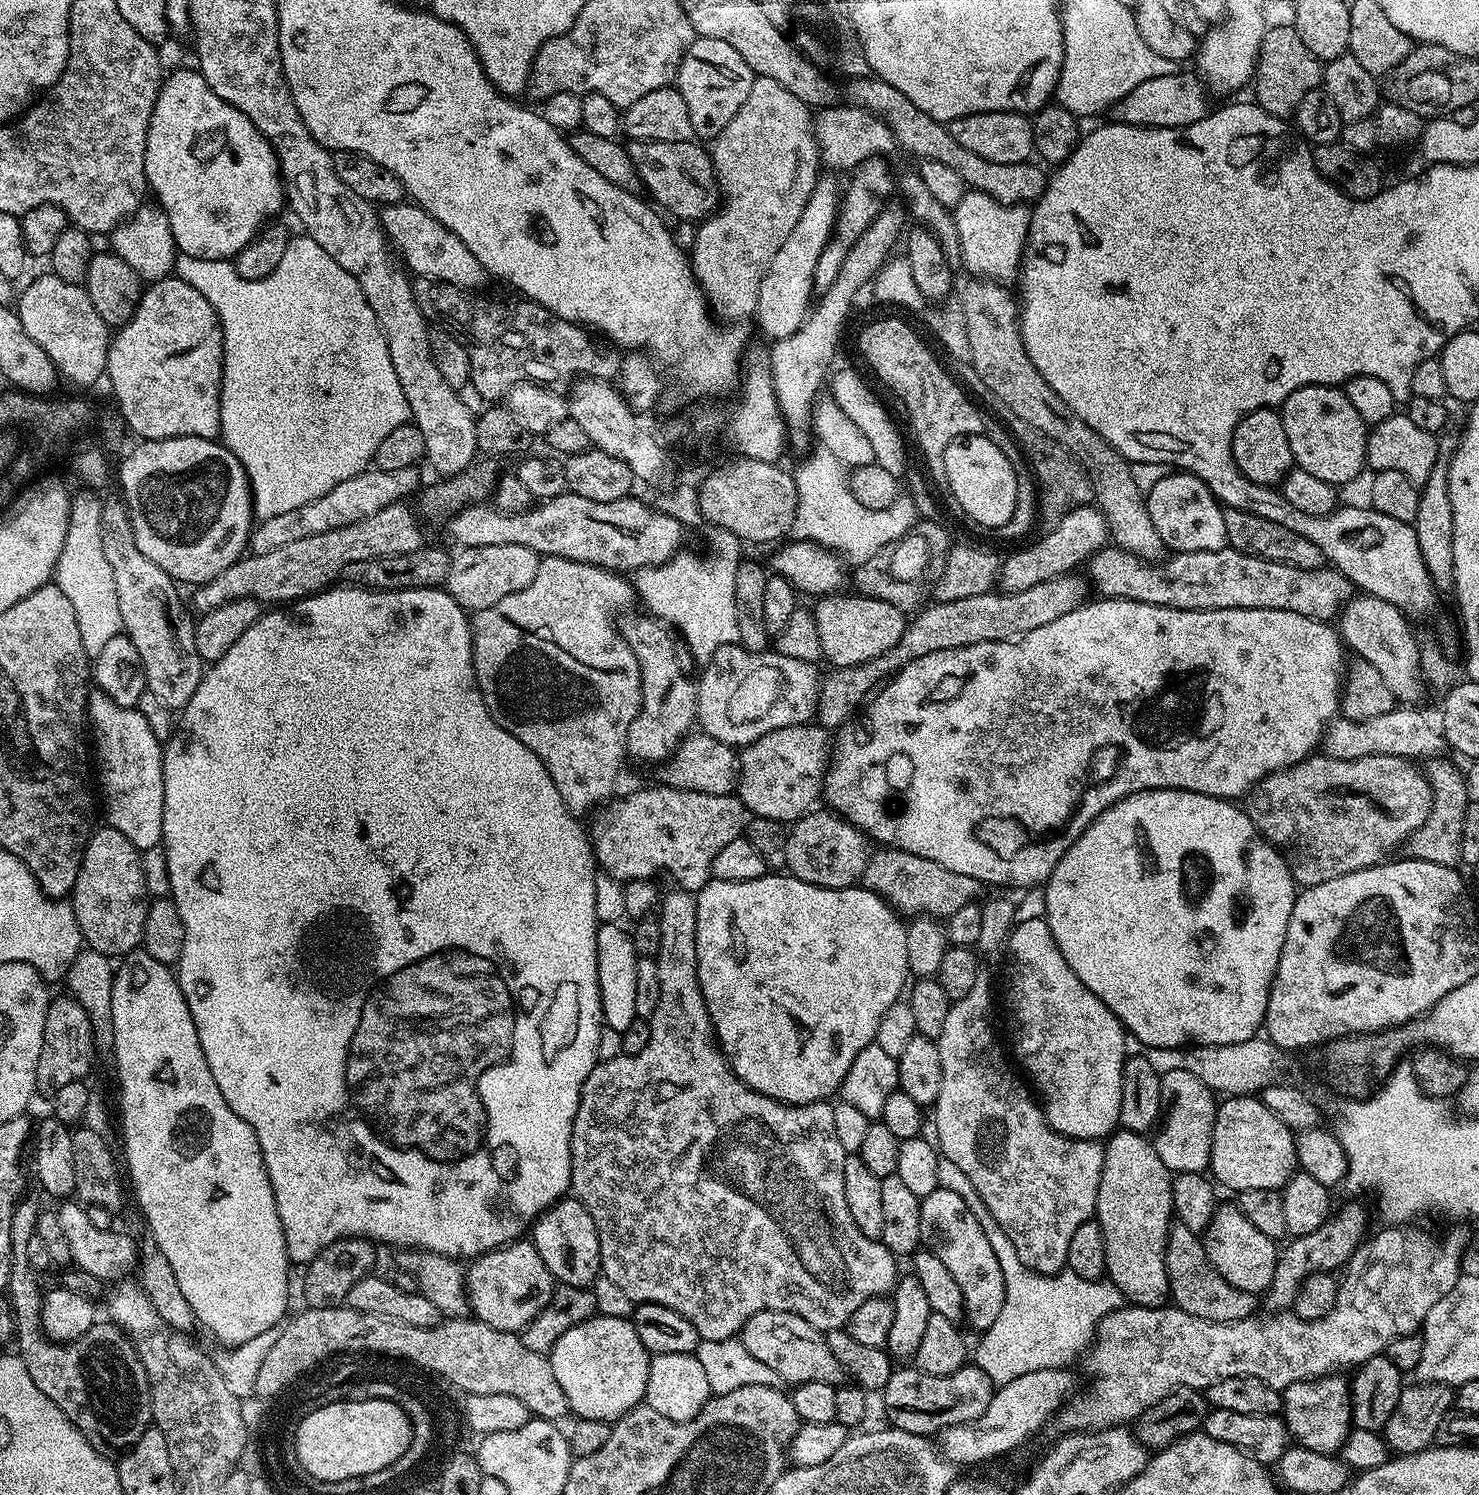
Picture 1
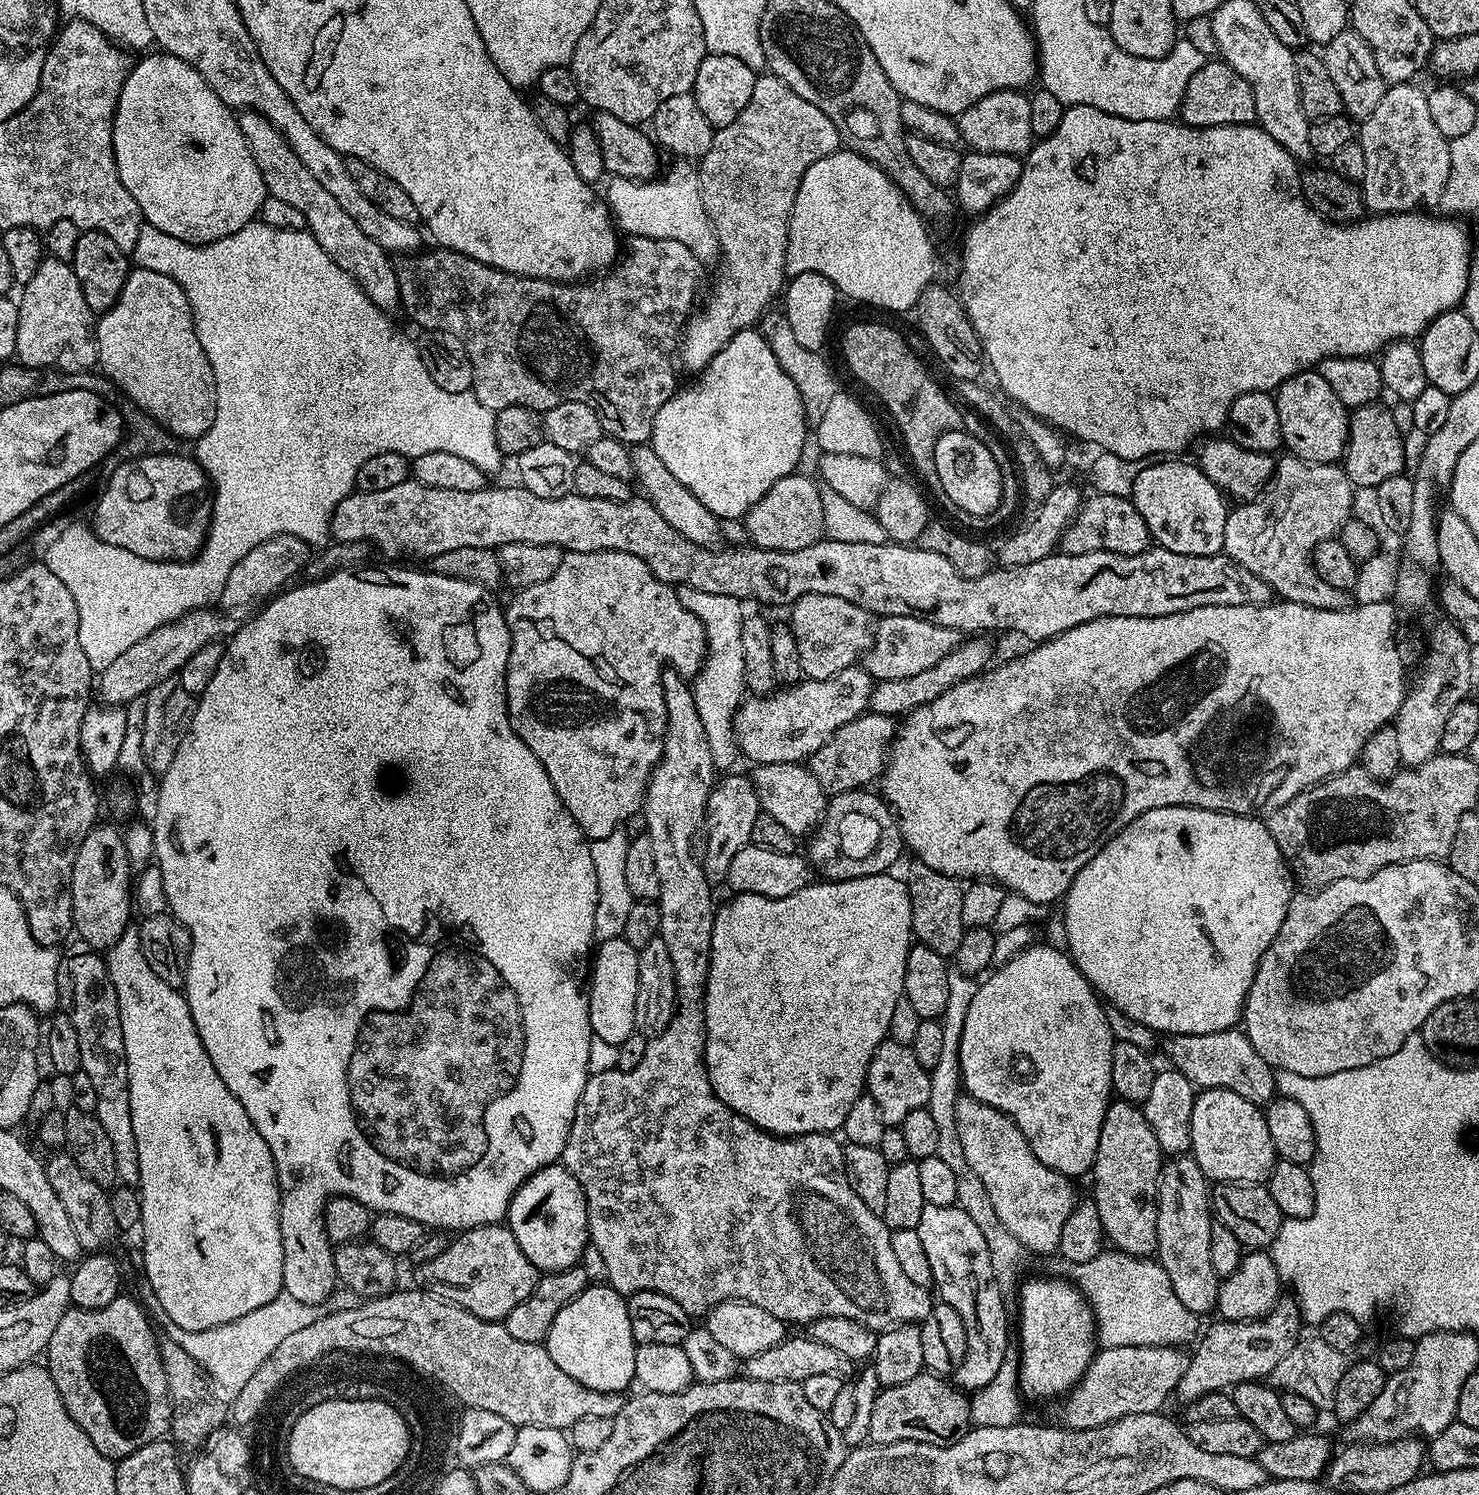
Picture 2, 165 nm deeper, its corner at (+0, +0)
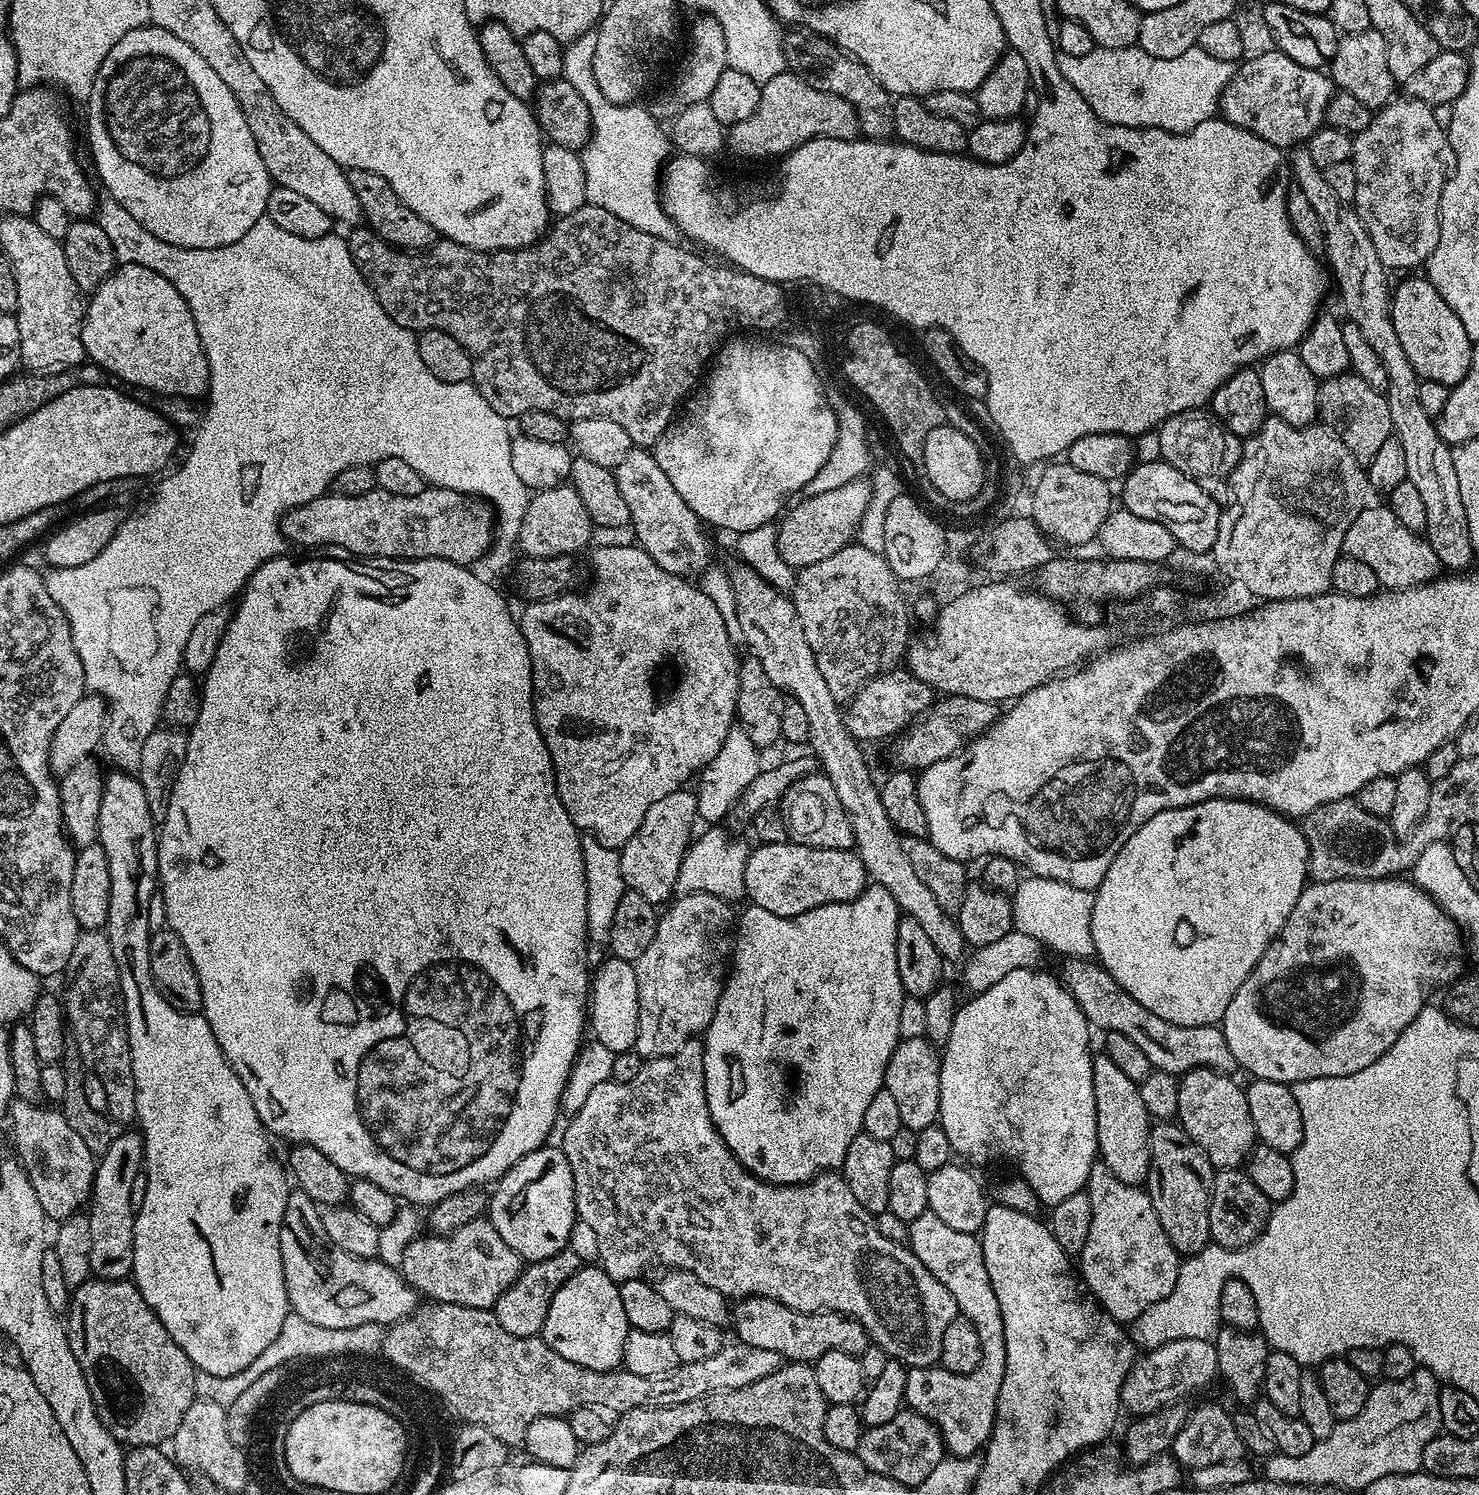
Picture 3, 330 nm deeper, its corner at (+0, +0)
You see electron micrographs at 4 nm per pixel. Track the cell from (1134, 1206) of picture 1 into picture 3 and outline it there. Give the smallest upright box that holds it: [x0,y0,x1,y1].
[1092,1054,1150,1185]

